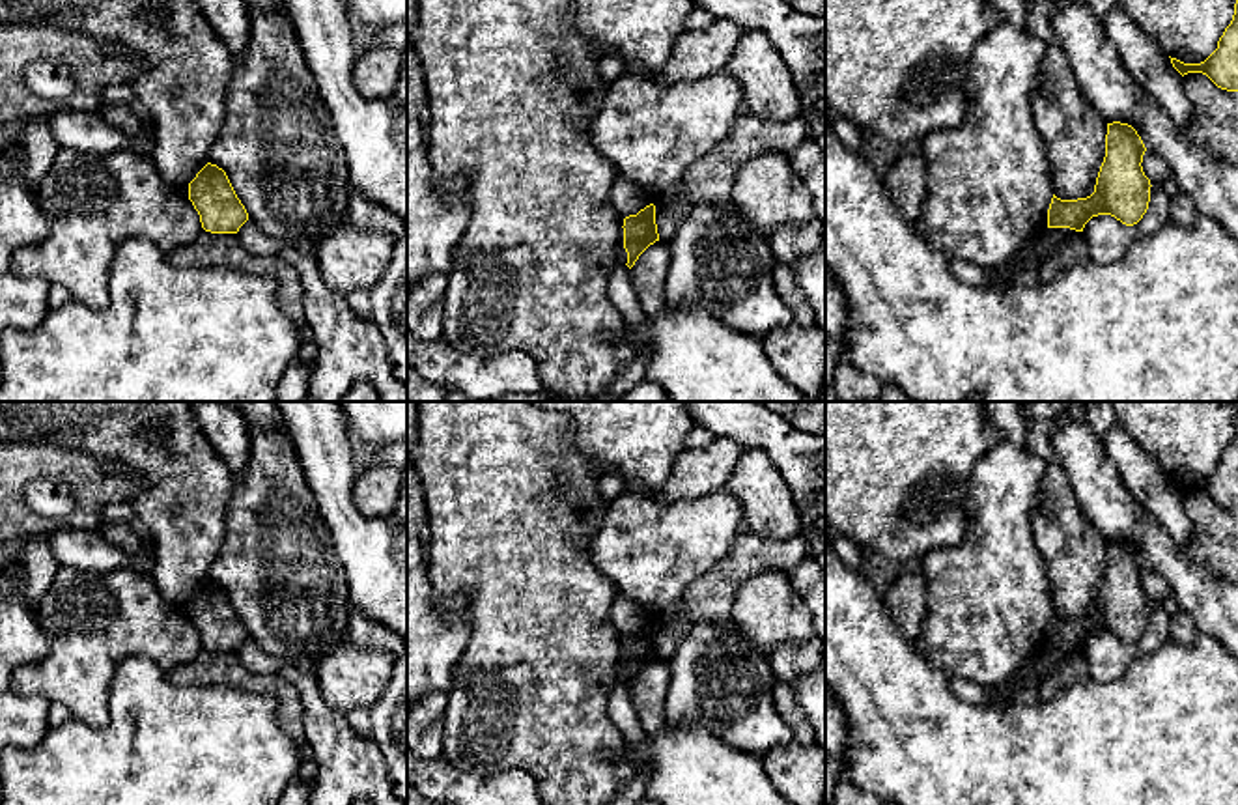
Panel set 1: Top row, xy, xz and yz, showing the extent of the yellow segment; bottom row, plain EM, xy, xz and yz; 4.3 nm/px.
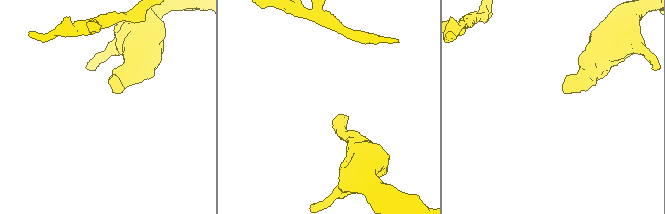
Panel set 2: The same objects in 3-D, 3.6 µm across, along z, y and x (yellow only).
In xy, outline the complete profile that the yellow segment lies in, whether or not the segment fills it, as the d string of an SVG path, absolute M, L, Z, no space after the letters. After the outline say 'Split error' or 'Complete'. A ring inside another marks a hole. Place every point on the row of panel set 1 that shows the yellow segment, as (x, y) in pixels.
M207 162L189 183L189 200L211 233L237 233L248 213L237 198L226 172Z. Complete

